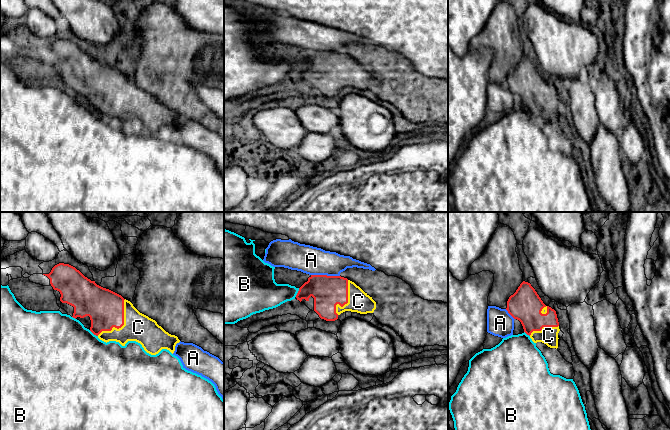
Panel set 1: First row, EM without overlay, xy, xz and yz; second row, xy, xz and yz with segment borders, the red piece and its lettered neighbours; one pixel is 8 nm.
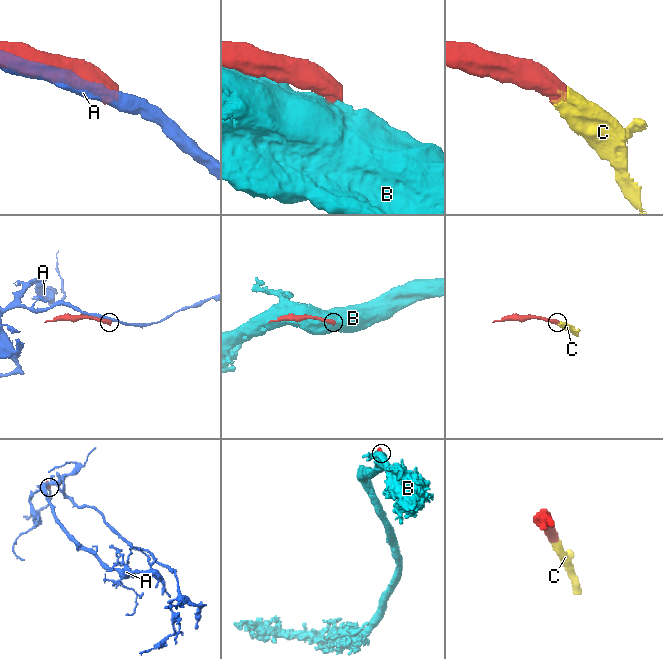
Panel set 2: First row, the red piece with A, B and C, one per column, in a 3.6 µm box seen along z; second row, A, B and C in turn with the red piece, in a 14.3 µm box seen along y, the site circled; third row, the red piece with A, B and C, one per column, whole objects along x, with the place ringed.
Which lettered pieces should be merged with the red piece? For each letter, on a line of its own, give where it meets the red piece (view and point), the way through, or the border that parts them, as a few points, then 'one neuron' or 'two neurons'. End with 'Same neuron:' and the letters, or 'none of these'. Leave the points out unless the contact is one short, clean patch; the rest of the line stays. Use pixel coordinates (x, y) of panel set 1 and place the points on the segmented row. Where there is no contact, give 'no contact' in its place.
A: xz (325, 275) | two neurons
B: xz (298, 292) | two neurons
C: xy (122, 325) | across xy (105, 308), (122, 325), (138, 327) | one neuron
Same neuron: C

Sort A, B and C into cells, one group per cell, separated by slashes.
A / B / C

